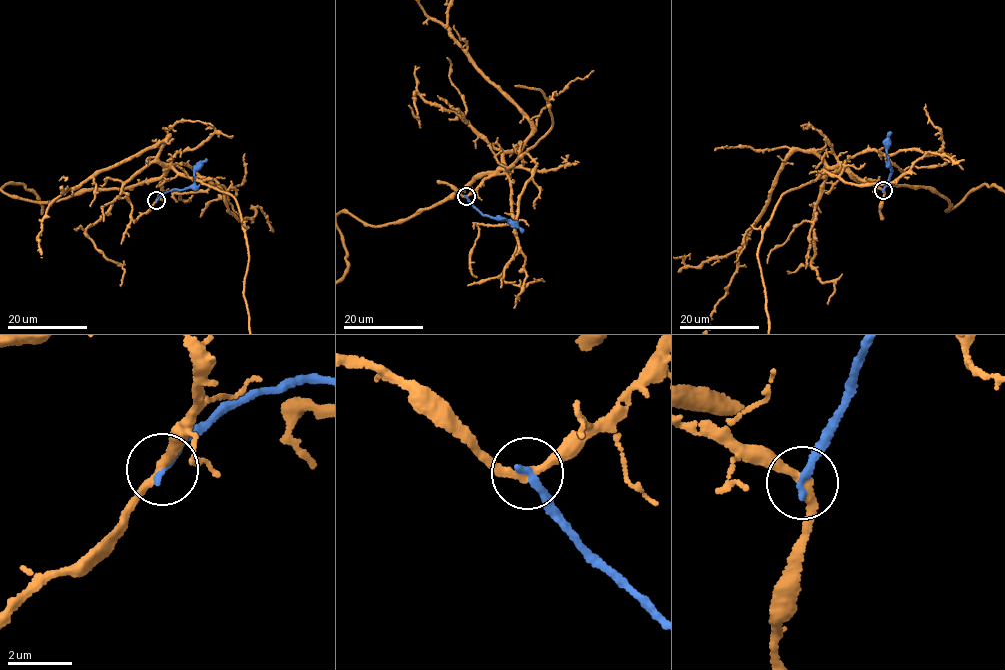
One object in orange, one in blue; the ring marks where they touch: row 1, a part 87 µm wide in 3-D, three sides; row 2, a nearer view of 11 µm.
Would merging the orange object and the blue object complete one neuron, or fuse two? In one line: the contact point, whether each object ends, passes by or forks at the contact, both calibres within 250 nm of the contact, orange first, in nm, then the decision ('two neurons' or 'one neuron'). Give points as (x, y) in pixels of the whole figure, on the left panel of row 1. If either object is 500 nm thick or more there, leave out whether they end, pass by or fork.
(156, 200) | orange passes by | blue ends | 260/260 nm | two neurons

